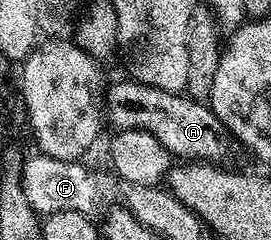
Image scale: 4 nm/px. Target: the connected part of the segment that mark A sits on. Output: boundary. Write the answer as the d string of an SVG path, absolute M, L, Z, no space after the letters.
M129 79L118 81L109 89L110 86L104 93L104 101L106 97L106 113L104 109L104 117L105 120L107 117L114 124L113 128L115 130L143 129L148 131L148 135L156 135L156 139L160 139L160 143L164 143L164 147L168 147L171 158L181 159L186 163L225 162L222 160L230 153L232 138L230 131L222 126L220 119L210 110L209 104L196 101L189 95L160 91L156 87L148 87L147 85L142 85L139 81L131 81Z

